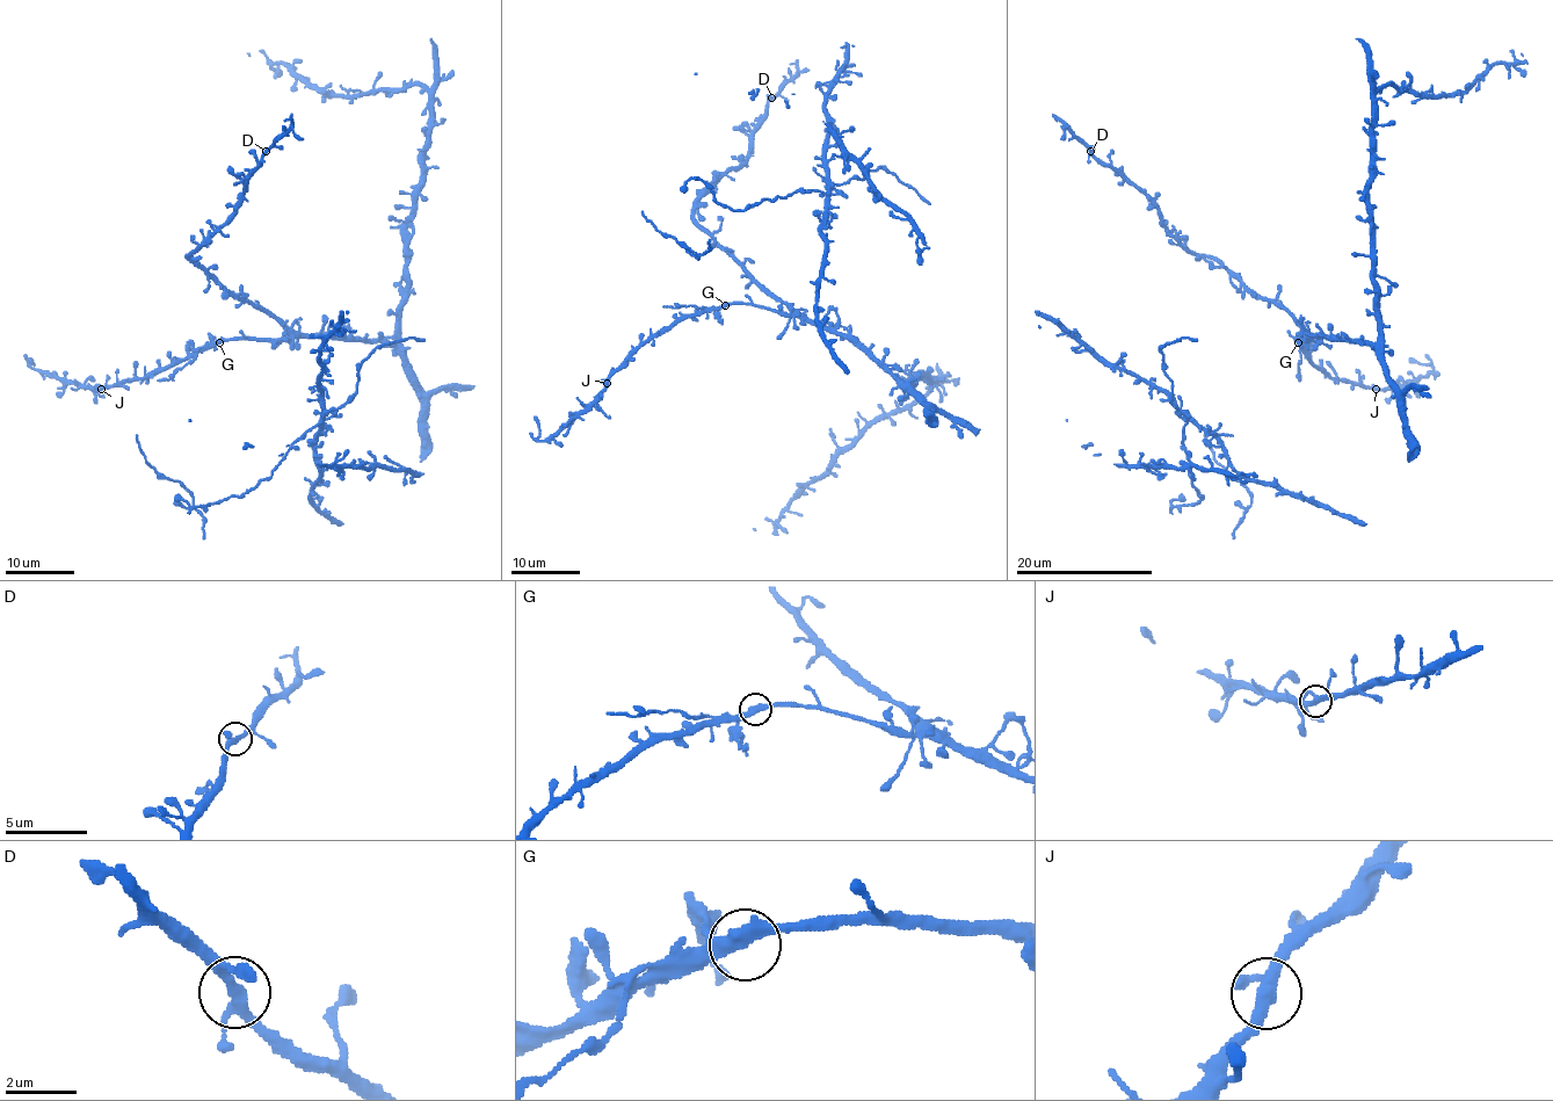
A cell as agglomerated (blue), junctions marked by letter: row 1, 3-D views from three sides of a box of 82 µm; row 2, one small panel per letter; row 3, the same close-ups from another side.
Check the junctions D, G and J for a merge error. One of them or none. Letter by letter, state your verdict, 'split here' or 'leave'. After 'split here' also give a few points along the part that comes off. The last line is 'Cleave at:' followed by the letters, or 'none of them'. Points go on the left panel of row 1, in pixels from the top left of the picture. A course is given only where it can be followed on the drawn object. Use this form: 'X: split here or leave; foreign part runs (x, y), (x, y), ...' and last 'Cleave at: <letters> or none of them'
D: leave
G: leave
J: leave
Cleave at: none of them

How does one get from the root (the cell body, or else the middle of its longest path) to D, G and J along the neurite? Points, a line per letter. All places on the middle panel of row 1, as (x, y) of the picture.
D: (926, 407), (850, 340), (812, 325), (771, 296), (695, 217), (696, 202), (747, 156), (750, 133), (771, 98)
G: (926, 407), (844, 338), (798, 317), (779, 314), (744, 303), (725, 305)
J: (926, 407), (844, 338), (798, 317), (744, 303), (724, 303), (682, 314), (653, 334), (607, 383)

